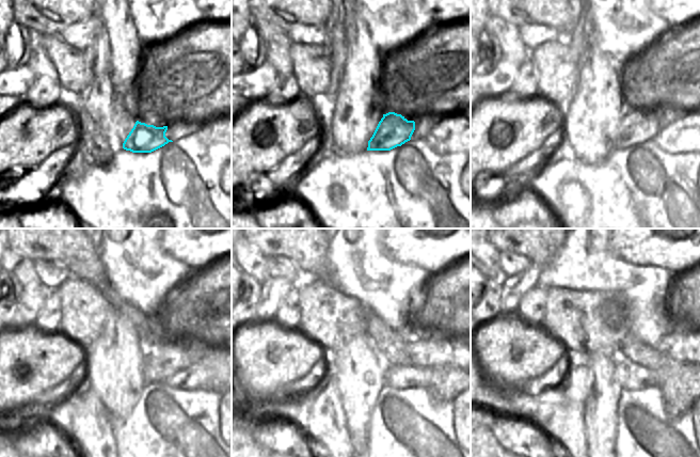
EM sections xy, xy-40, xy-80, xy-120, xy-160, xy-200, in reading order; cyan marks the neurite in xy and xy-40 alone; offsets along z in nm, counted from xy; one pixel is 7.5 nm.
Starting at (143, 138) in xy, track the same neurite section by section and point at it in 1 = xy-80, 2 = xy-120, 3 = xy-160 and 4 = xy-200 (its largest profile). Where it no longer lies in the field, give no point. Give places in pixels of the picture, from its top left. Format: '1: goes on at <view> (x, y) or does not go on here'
1: goes on at xy-80 (635, 128)
2: goes on at xy-120 (169, 360)
3: goes on at xy-160 (428, 351)
4: goes on at xy-200 (678, 344)

